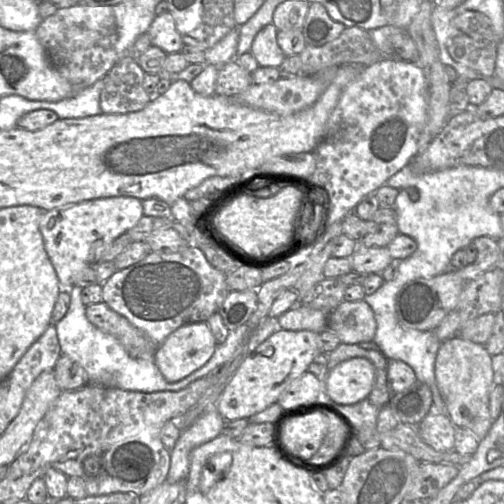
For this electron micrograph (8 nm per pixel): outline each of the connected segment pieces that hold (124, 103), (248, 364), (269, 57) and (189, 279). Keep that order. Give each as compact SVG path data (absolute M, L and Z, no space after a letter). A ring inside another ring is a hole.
M132 56L120 58L103 77L102 114L126 114L143 109L150 102L143 88L145 75Z
M279 330L251 351L239 365L221 392L216 409L226 421L246 418L277 402L283 390L307 371L319 353L319 333L300 330Z
M273 22L262 28L252 43L250 52L256 58L260 67L278 68L286 55L277 42L278 30Z
M185 246L172 253L150 252L138 263L117 270L102 284L102 301L143 331L157 346L183 324L206 321L213 313L218 312L228 293L226 273L213 267L195 246Z

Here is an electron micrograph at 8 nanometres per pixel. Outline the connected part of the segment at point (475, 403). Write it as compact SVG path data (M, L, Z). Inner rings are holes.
M458 337L443 341L436 356L435 378L453 423L469 430L479 441L484 439L494 422L489 413L489 395L496 386L492 357L484 345Z

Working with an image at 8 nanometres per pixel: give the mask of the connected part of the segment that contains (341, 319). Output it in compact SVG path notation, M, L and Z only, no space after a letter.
M364 300L342 301L328 317L328 330L332 330L343 344L356 344L374 340L377 324L372 308Z

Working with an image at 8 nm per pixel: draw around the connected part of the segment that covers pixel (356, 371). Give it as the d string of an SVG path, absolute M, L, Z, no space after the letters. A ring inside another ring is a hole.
M351 358L336 365L326 377L329 398L340 405L358 403L370 395L376 369L366 358Z

